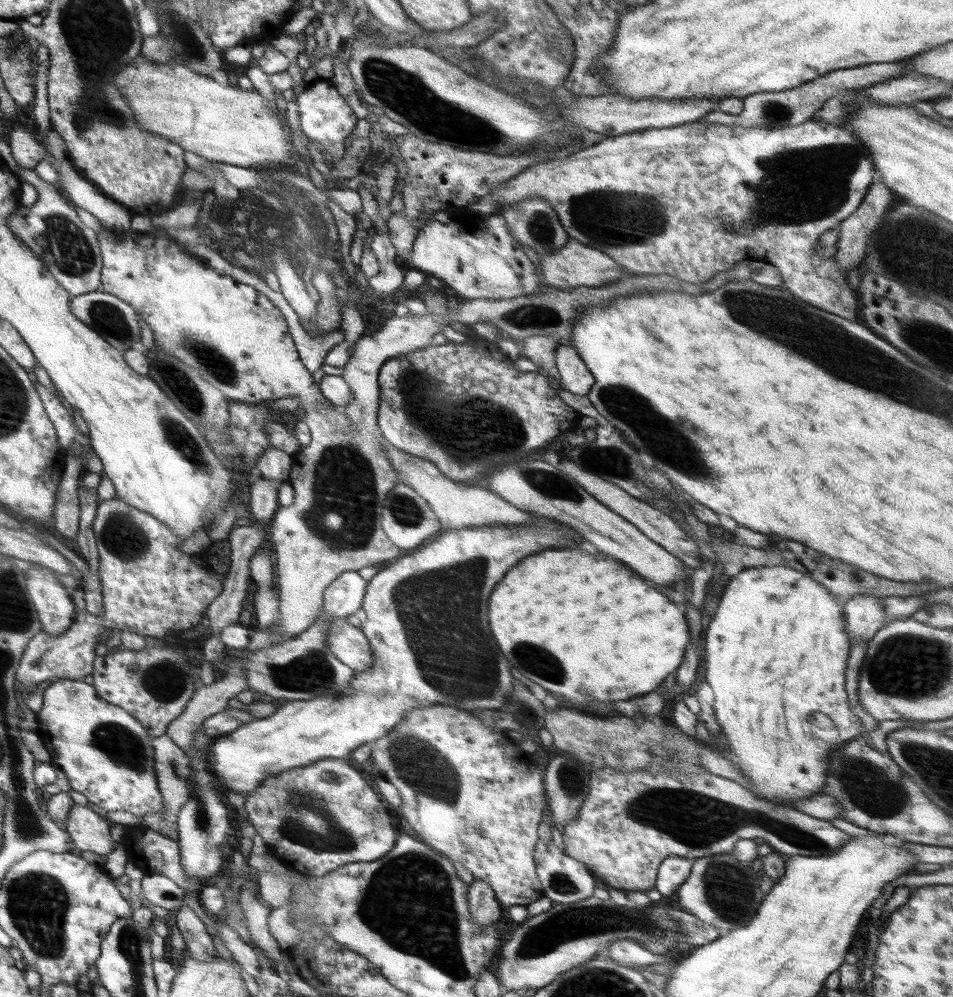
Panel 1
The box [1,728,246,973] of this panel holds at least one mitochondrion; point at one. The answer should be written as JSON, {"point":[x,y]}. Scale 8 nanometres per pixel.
{"point":[37,903]}

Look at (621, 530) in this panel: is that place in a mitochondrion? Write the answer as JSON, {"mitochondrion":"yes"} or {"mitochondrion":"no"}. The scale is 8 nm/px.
{"mitochondrion":"no"}

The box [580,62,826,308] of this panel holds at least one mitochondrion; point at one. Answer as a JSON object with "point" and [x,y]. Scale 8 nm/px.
{"point":[773,112]}

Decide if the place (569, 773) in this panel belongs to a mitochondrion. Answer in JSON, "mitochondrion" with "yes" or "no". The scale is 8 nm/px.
{"mitochondrion":"yes"}

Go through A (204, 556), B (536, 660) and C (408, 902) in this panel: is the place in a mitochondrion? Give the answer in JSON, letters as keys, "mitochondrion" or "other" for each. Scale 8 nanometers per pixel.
{"A":"other","B":"mitochondrion","C":"mitochondrion"}

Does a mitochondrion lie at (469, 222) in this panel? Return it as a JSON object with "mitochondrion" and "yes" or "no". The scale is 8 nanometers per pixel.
{"mitochondrion":"no"}

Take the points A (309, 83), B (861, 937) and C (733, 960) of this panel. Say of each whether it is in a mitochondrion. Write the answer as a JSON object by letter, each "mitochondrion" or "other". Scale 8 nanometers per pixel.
{"A":"other","B":"other","C":"other"}

